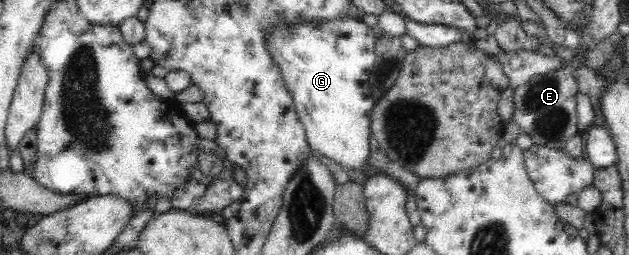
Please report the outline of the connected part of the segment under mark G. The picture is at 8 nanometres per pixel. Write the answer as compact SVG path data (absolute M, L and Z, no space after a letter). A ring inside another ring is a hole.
M347 18L336 22L319 25L303 23L293 29L275 29L266 37L266 48L282 69L283 79L294 99L296 114L303 124L311 151L335 161L348 173L365 175L365 169L369 166L370 113L376 101L371 91L370 77L380 58L375 53L375 35L364 21L360 23L355 18Z

